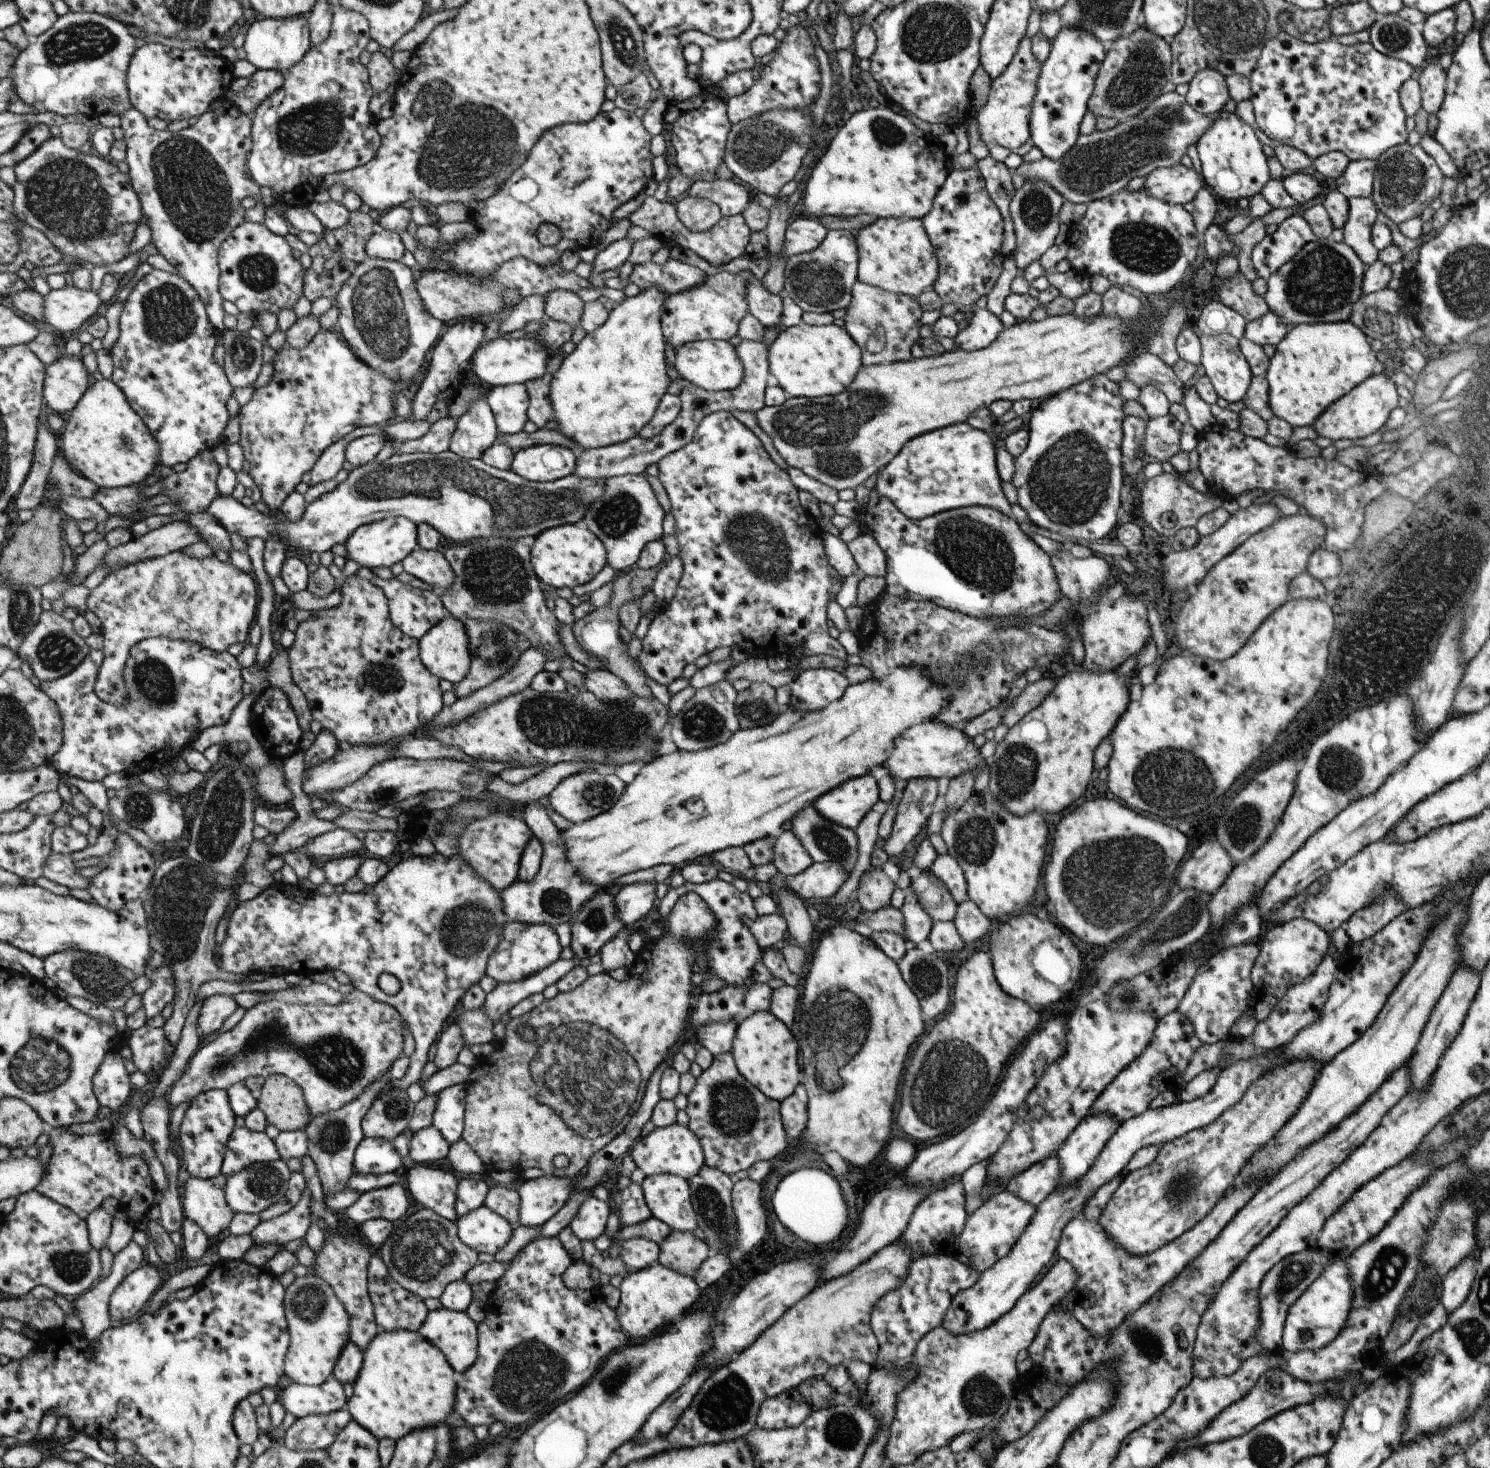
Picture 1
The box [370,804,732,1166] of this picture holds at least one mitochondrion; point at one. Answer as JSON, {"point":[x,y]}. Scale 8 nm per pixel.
{"point":[585,1074]}

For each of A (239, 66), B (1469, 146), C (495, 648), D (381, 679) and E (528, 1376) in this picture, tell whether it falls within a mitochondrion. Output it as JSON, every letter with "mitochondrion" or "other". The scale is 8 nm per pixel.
{"A":"other","B":"other","C":"mitochondrion","D":"mitochondrion","E":"mitochondrion"}

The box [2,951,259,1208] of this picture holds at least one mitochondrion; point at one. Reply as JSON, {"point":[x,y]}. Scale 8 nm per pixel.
{"point":[41,1064]}

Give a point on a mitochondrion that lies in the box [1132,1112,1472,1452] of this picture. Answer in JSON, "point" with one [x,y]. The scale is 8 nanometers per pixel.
{"point":[1383,1274]}

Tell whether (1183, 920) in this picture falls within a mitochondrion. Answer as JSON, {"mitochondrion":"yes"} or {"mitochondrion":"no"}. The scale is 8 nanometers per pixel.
{"mitochondrion":"yes"}

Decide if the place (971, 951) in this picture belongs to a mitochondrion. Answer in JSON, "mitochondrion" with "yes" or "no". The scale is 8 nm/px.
{"mitochondrion":"no"}

